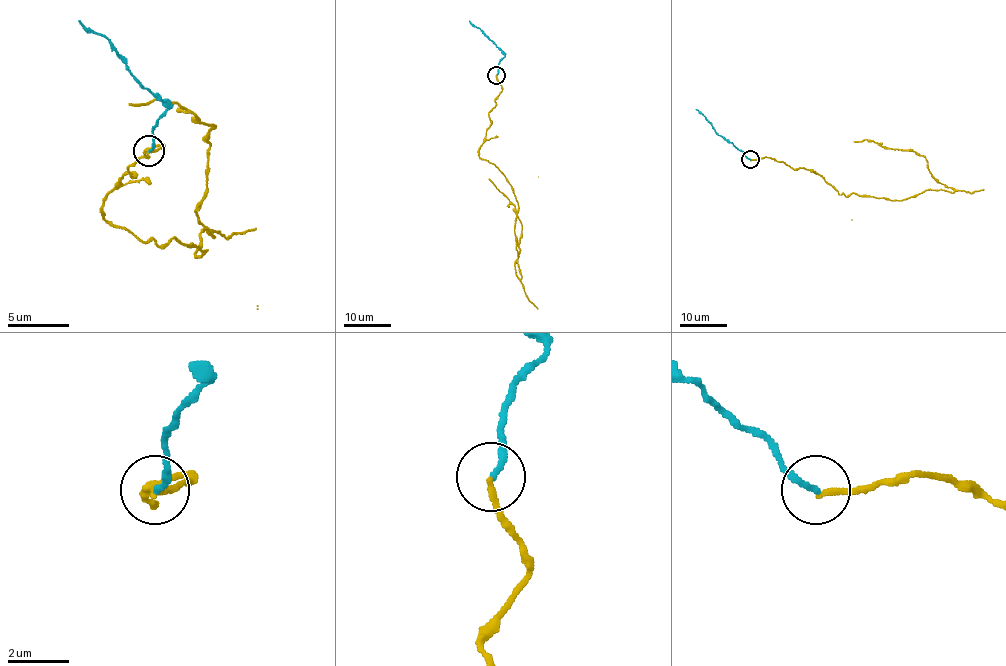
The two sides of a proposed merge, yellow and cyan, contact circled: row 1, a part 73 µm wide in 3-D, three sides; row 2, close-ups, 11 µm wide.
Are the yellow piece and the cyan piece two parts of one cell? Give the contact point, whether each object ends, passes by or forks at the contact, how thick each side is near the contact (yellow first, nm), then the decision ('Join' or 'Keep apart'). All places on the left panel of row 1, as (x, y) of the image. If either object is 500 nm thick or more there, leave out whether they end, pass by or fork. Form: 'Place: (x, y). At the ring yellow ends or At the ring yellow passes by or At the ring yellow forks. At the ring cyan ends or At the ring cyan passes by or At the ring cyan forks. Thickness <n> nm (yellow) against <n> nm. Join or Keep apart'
Place: (148, 151). At the ring yellow ends. At the ring cyan ends. Thickness 190 nm (yellow) against 190 nm. Join

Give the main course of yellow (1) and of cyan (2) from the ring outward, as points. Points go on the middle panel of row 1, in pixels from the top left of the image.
1: (496, 75), (502, 92), (478, 156), (505, 177), (516, 198), (519, 279), (515, 261), (522, 224), (489, 178)
2: (496, 75), (504, 53), (469, 21)

